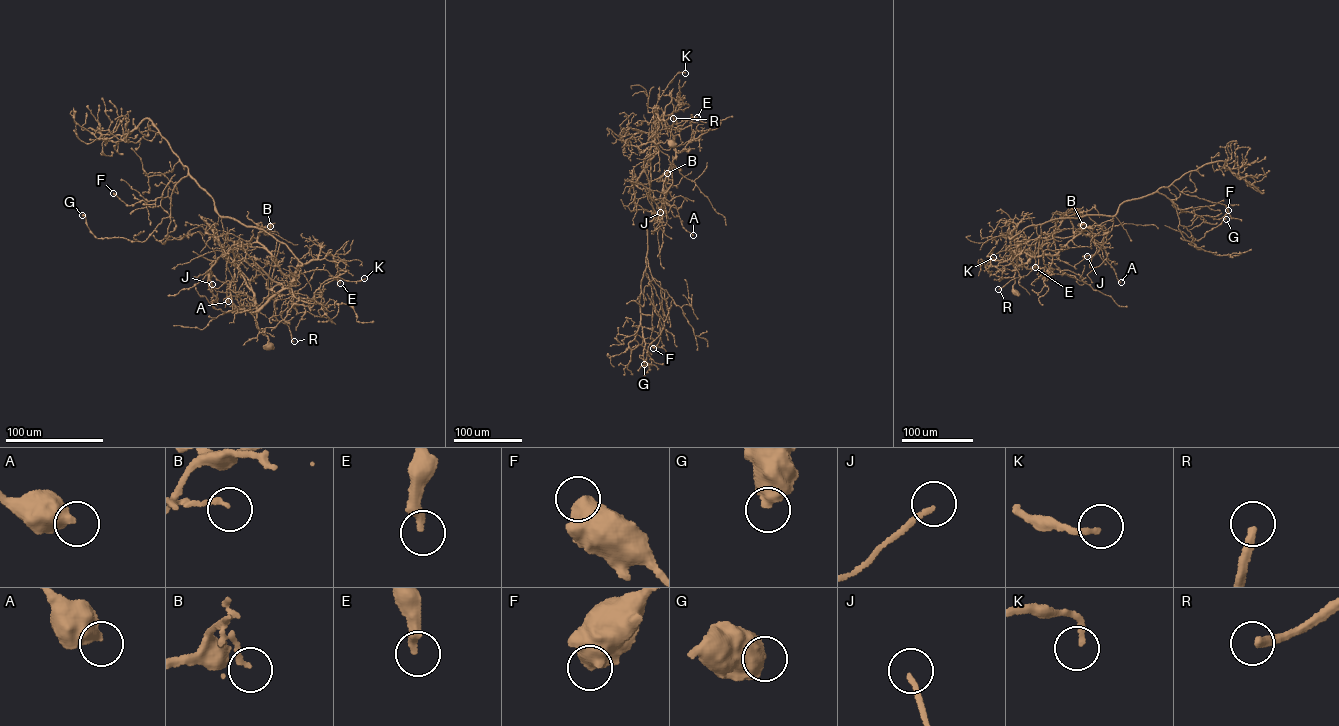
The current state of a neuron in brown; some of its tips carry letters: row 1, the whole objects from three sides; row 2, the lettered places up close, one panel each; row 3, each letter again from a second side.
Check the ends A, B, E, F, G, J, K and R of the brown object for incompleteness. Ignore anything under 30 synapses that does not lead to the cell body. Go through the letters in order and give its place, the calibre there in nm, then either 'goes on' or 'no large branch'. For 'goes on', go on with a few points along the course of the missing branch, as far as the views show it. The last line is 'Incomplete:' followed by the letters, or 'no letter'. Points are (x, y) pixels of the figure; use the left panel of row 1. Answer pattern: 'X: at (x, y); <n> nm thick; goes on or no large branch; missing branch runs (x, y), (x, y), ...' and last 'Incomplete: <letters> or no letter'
A: at (228, 301); 500 nm thick; no large branch
B: at (270, 226); 150 nm thick; no large branch
E: at (340, 283); 280 nm thick; no large branch
F: at (113, 193); 650 nm thick; no large branch
G: at (82, 215); 550 nm thick; no large branch
J: at (212, 284); 150 nm thick; no large branch
K: at (364, 278); 180 nm thick; no large branch
R: at (294, 341); 280 nm thick; goes on; missing branch runs (294, 341), (316, 341), (354, 348), (375, 338)
Incomplete: R

